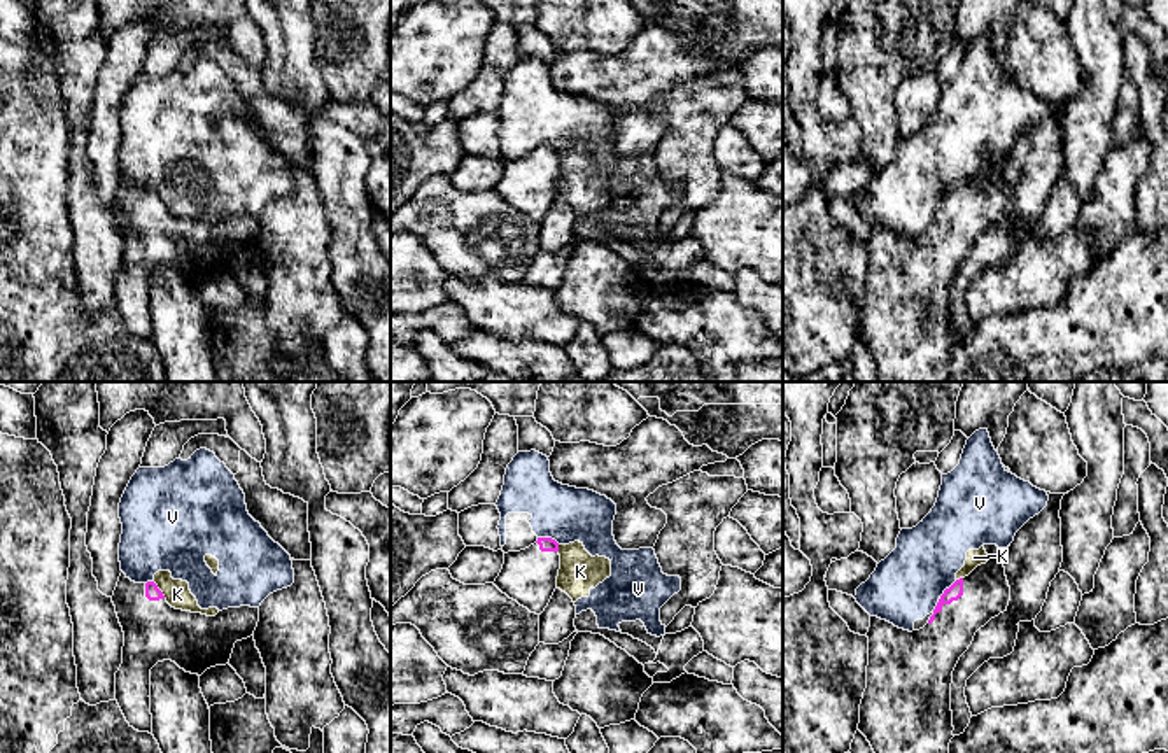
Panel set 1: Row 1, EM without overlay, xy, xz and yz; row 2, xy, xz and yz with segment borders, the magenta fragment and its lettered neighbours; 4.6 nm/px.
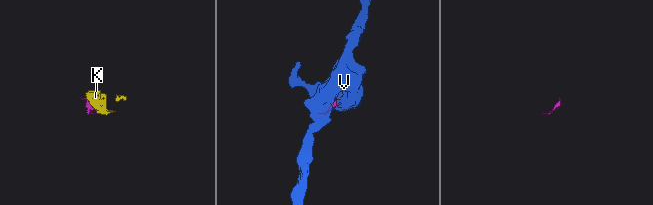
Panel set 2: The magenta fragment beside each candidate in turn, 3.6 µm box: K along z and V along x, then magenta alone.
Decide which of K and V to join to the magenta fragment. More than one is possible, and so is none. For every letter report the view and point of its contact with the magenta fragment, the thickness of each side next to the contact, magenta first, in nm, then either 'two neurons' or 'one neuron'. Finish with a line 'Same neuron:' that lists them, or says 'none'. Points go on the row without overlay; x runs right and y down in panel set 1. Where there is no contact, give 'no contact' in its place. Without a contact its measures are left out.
K: xy (160, 198) | 70/120 nm | two neurons
V: yz (942, 202) | 70/320 nm | two neurons
Same neuron: none

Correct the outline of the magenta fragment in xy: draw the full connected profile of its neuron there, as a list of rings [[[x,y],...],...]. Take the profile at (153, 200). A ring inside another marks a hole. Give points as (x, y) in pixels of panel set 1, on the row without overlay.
[[[121,180],[112,203],[124,240],[123,271],[116,280],[116,308],[138,340],[152,340],[151,277],[163,268],[201,284],[207,277],[229,271],[236,249],[254,243],[259,215],[240,214],[219,219],[215,224],[172,215],[154,189],[135,191]]]

